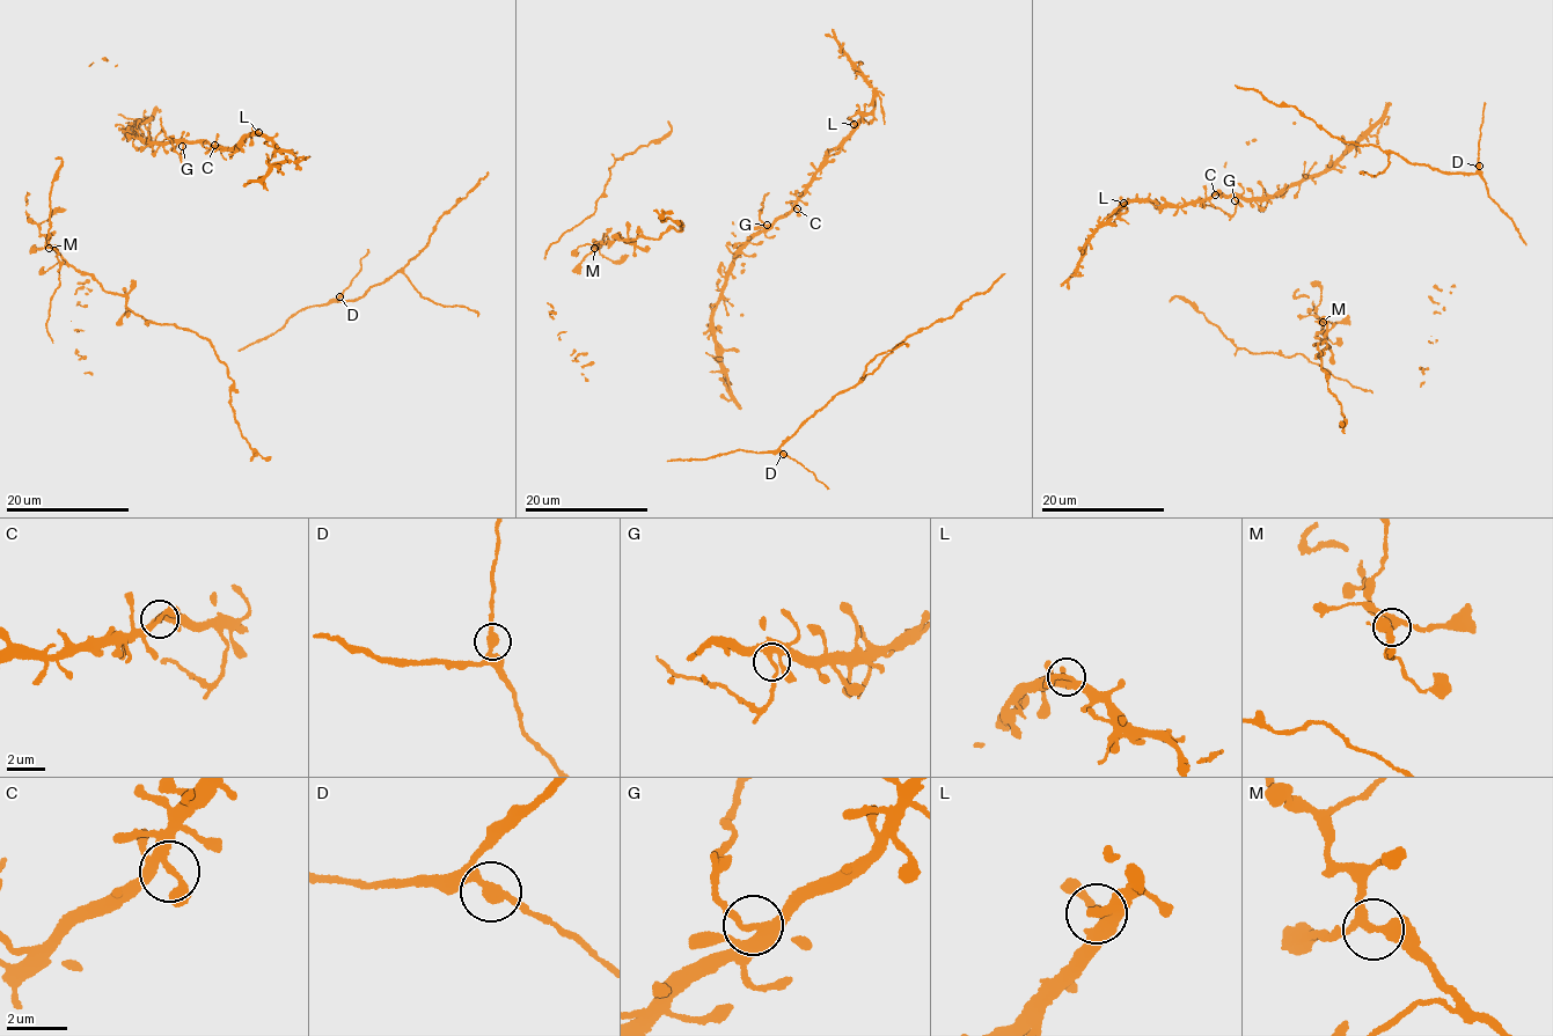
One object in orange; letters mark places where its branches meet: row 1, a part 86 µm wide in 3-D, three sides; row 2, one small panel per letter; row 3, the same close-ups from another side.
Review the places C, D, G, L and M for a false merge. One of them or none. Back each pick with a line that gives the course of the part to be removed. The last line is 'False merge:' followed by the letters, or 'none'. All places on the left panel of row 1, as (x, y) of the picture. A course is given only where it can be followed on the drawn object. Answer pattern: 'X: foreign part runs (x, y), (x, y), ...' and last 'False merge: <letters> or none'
G: foreign part runs (183, 146), (180, 158), (162, 129), (160, 117)
False merge: G

